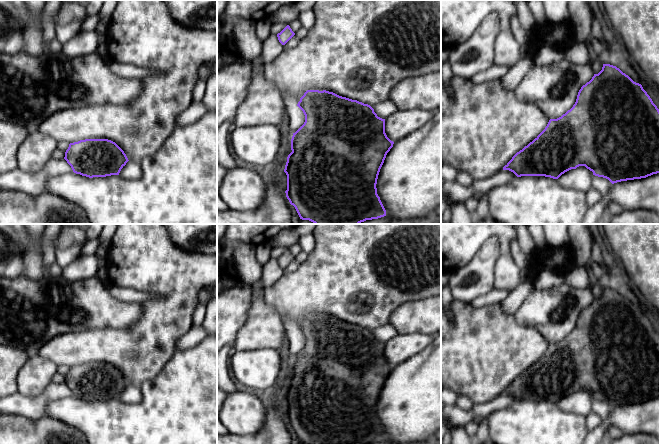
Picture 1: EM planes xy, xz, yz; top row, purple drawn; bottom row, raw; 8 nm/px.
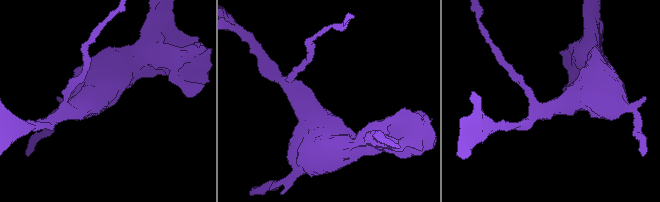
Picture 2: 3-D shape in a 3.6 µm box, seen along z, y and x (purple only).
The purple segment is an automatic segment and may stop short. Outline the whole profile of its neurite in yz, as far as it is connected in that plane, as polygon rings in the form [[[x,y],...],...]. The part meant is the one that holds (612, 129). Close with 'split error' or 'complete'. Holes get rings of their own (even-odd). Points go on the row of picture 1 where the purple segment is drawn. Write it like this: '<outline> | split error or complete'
[[[603,64],[602,70],[581,87],[573,107],[557,119],[550,119],[545,129],[527,146],[517,152],[503,169],[491,177],[475,180],[471,186],[463,186],[457,180],[441,185],[441,215],[450,203],[464,203],[476,193],[486,194],[515,177],[545,176],[558,179],[565,172],[585,166],[593,175],[608,179],[612,184],[641,179],[659,173],[659,109],[642,85],[634,82],[619,68]]] | split error

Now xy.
[[[85,139],[70,143],[64,159],[74,173],[89,178],[119,175],[135,180],[142,176],[140,162],[129,161],[124,151],[108,139]]] | split error

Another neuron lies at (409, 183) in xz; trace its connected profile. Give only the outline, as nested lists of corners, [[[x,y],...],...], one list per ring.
[[[441,108],[432,119],[405,139],[394,142],[387,153],[377,179],[377,194],[392,221],[430,217],[441,206]]]

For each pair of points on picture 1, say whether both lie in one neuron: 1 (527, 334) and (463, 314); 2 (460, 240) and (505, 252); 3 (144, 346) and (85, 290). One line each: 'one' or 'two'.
1: one
2: one
3: two

